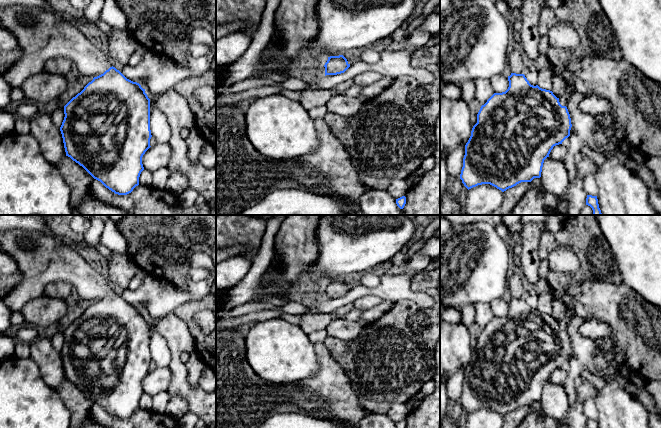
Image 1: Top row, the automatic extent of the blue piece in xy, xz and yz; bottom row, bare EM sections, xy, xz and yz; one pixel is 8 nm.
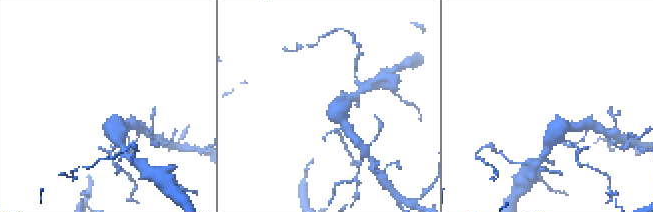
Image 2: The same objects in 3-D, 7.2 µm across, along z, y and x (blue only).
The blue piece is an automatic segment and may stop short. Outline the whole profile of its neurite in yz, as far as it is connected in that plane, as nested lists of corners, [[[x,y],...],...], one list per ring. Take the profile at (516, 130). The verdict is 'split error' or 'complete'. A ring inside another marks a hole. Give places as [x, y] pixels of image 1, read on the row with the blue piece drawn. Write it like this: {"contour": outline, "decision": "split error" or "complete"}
{"contour": [[[512,44],[508,50],[508,68],[512,72],[508,76],[509,87],[505,92],[494,93],[481,106],[477,114],[477,123],[473,126],[471,136],[465,145],[465,155],[460,179],[469,190],[482,184],[490,184],[502,192],[521,182],[531,182],[540,178],[544,160],[554,146],[570,136],[572,127],[570,114],[566,106],[562,106],[552,91],[533,86],[525,77],[528,61],[517,44]]], "decision": "split error"}

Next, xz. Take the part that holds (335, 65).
{"contour": [[[343,55],[330,56],[324,66],[311,67],[308,72],[316,79],[326,75],[337,75],[344,73],[350,64]]], "decision": "split error"}

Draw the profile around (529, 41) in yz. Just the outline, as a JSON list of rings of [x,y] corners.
[[[526,0],[523,6],[524,17],[520,30],[519,46],[528,63],[535,63],[540,52],[540,34],[538,30],[541,10],[546,6],[545,0]]]

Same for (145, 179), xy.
[[[144,169],[139,177],[139,185],[142,186],[152,186],[152,176],[153,172]]]

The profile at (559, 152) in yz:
[[[559,144],[553,147],[549,154],[549,157],[557,161],[564,161],[567,154],[568,148],[562,144]]]

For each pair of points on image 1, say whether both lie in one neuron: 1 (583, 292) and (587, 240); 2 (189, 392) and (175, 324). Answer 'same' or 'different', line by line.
1: different
2: same

